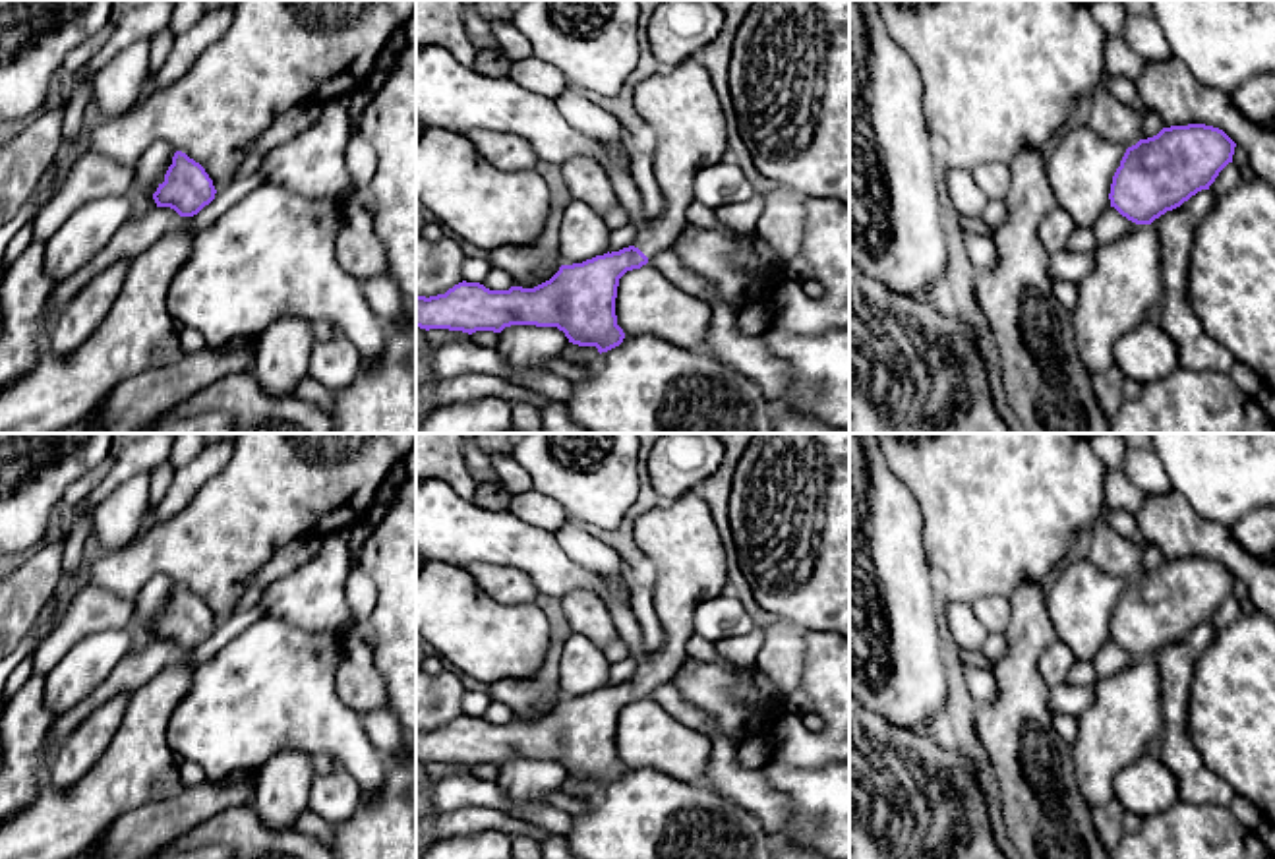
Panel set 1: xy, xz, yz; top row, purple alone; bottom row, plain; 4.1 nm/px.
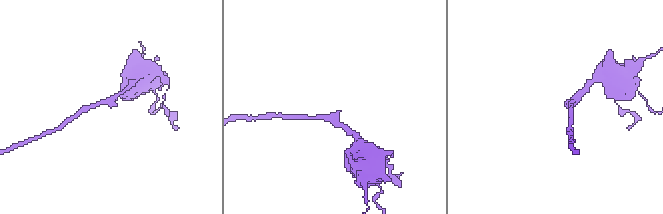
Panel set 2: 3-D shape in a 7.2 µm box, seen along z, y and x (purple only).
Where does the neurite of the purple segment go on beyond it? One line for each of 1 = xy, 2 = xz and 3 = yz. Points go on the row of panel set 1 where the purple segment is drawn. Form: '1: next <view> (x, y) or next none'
1: next none
2: next xz (681, 107)
3: next none

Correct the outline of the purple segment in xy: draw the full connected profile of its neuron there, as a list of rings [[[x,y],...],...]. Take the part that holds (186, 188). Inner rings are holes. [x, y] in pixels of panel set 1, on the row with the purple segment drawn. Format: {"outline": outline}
{"outline": [[[176,151],[153,199],[157,207],[170,207],[180,217],[193,217],[215,199],[215,193],[217,190],[205,168],[186,153]]]}

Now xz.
{"outline": [[[689,58],[666,74],[646,77],[633,95],[633,103],[656,133],[656,149],[644,170],[650,172],[664,195],[664,211],[638,228],[635,242],[619,252],[608,252],[582,263],[561,265],[546,282],[534,288],[511,286],[509,290],[489,290],[480,282],[459,282],[445,294],[416,296],[416,327],[449,329],[462,333],[493,331],[501,333],[511,325],[557,327],[569,342],[596,346],[608,352],[625,339],[617,325],[615,298],[619,279],[633,269],[640,269],[656,253],[669,250],[687,228],[687,207],[695,199],[695,174],[714,163],[727,159],[727,124],[716,87],[704,66]]]}

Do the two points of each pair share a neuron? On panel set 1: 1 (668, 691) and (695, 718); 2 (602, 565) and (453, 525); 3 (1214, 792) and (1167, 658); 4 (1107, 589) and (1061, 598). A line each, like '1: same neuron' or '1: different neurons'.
1: same neuron
2: different neurons
3: same neuron
4: same neuron

